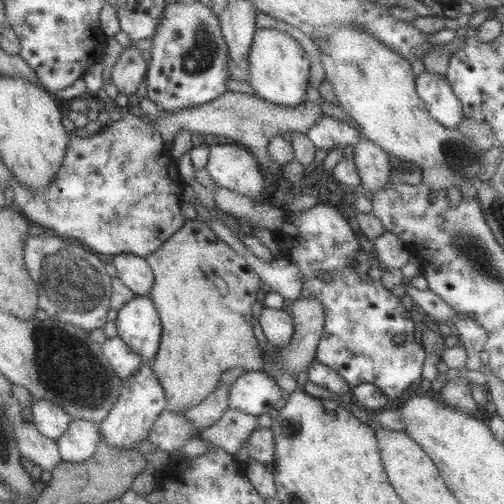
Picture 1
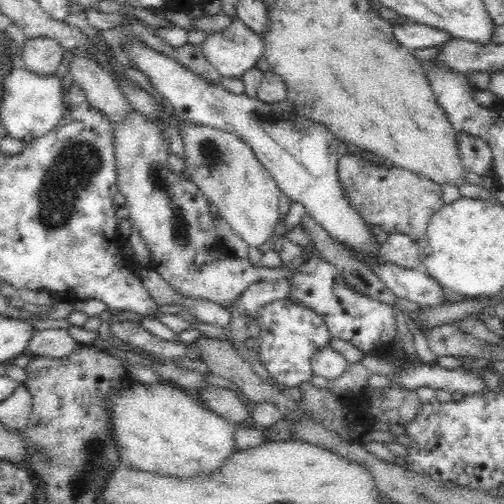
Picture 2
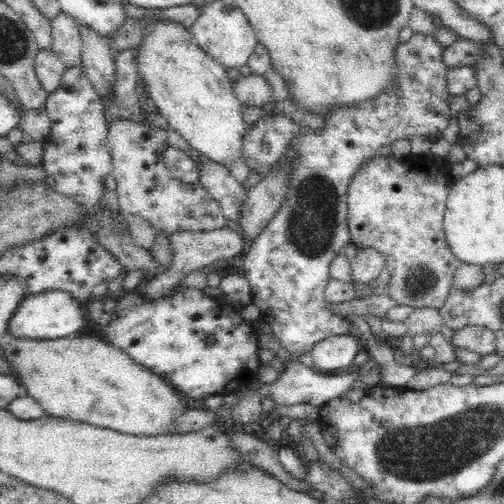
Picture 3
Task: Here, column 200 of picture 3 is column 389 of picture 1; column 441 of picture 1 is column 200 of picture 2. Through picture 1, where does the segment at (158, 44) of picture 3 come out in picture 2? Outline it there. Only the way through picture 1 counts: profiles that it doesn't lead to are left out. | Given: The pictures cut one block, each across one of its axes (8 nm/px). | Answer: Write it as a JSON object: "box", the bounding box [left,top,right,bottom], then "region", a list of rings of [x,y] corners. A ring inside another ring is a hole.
{"box":[182,122,282,250],"region":[[[194,122],[188,124],[182,140],[186,148],[184,164],[190,170],[194,184],[204,192],[210,204],[216,204],[220,218],[224,218],[224,222],[248,244],[248,248],[260,250],[260,246],[274,240],[276,226],[282,220],[278,212],[282,190],[270,172],[256,160],[252,148],[236,134]]]}

